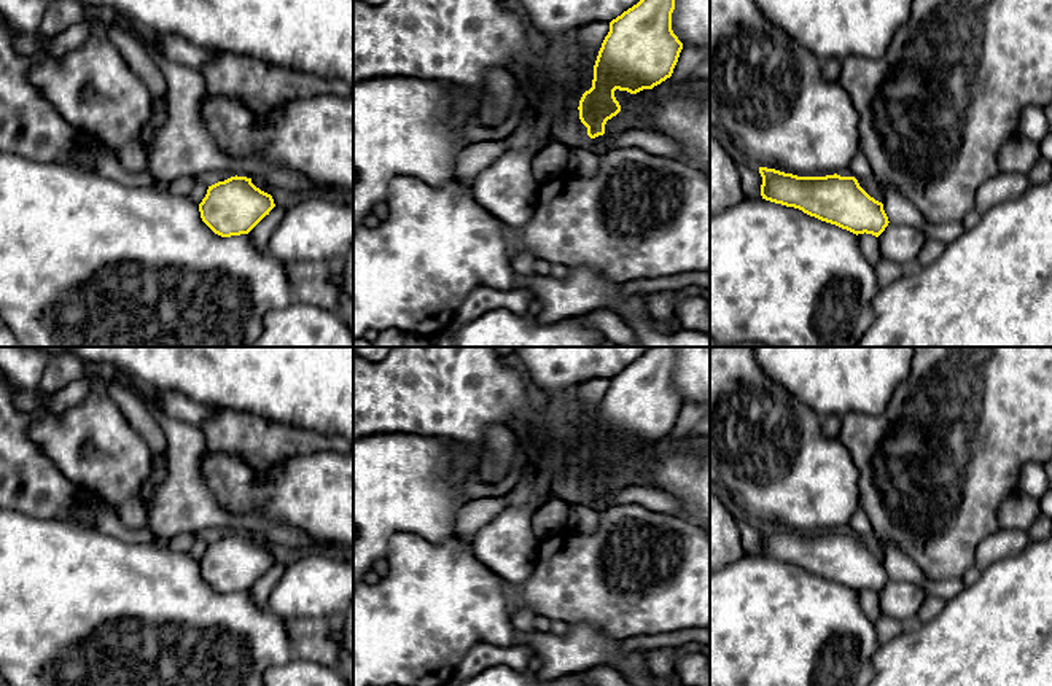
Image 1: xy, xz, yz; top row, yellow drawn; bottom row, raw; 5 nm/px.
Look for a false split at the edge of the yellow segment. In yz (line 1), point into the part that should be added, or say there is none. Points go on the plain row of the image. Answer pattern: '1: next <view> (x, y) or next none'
1: next none

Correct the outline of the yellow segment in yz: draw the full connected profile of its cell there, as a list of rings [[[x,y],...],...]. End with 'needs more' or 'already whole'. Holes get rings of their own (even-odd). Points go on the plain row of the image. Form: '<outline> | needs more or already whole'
[[[759,524],[759,530],[762,555],[799,565],[856,592],[879,594],[890,579],[883,560],[871,554],[855,533],[797,533],[767,524]]] | already whole

